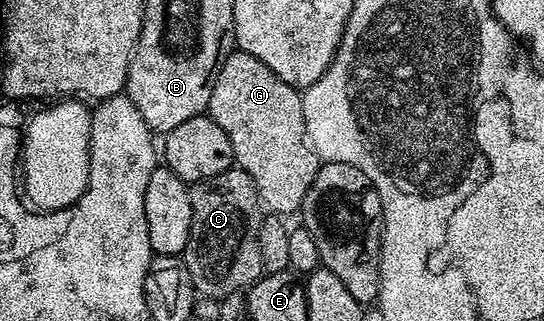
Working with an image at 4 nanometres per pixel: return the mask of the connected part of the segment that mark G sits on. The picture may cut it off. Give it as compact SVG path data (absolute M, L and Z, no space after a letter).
M236 48L226 56L214 80L206 114L230 136L235 165L254 180L261 203L279 216L297 213L322 165L308 143L301 91L275 76L262 60Z

